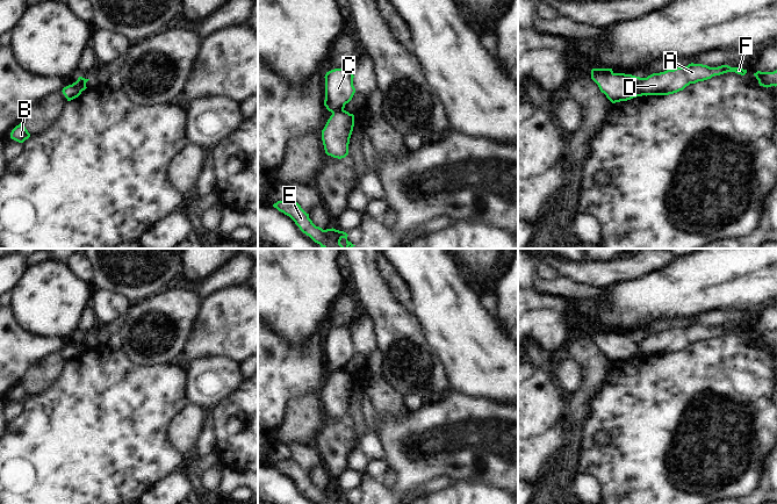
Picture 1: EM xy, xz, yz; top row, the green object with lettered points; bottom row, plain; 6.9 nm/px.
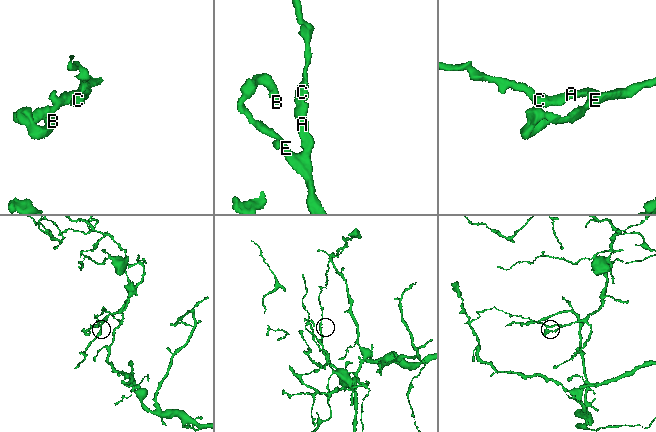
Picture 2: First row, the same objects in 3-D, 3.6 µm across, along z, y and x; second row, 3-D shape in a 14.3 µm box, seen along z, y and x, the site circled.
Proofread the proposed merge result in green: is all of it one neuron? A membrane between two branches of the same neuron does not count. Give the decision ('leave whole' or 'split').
split

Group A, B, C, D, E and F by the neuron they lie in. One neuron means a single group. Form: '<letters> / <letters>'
A B D E F / C

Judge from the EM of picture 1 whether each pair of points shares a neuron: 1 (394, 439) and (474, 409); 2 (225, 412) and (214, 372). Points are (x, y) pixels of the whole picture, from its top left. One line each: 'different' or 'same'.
1: same
2: different

